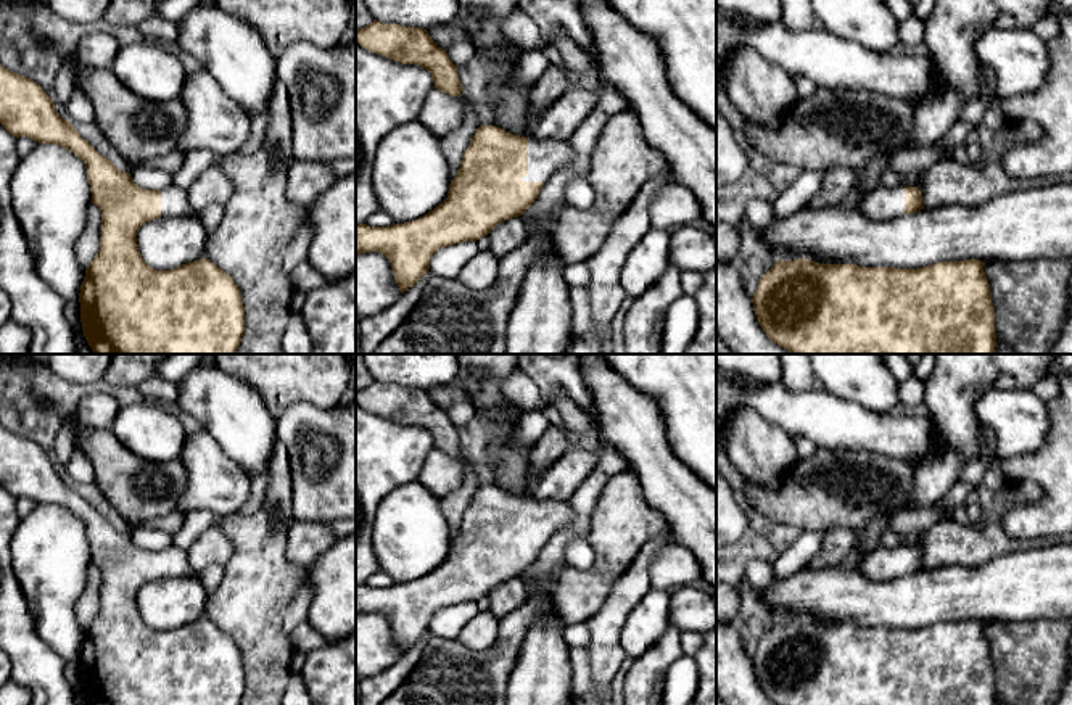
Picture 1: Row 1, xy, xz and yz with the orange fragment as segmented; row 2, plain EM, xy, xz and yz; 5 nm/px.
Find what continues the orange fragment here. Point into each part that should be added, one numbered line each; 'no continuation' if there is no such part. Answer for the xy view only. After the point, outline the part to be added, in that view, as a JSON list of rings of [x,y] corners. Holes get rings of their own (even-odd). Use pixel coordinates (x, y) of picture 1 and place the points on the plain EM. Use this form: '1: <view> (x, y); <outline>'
1: xy (174, 562); [[[171,546],[161,550],[161,578],[174,576],[198,576],[198,573],[192,570],[187,550]]]

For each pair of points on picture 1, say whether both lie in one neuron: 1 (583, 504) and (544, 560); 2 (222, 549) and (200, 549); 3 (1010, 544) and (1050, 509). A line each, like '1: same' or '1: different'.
1: same
2: same
3: different

